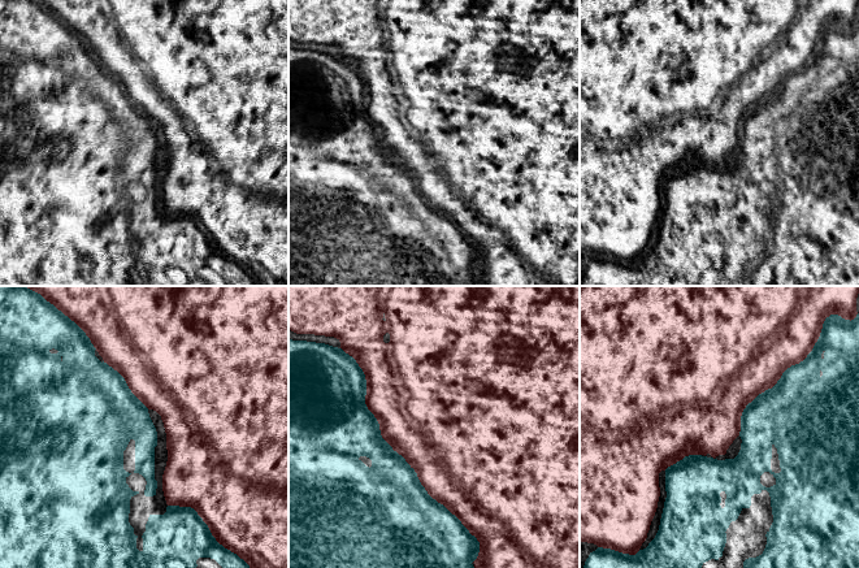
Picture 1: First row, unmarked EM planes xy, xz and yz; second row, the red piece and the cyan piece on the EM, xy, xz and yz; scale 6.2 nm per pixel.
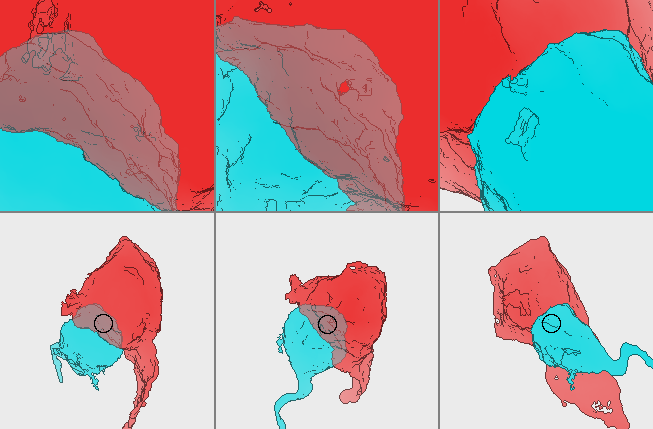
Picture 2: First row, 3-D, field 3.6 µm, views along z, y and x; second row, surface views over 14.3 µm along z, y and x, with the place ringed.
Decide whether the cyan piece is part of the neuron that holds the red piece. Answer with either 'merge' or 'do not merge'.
do not merge

